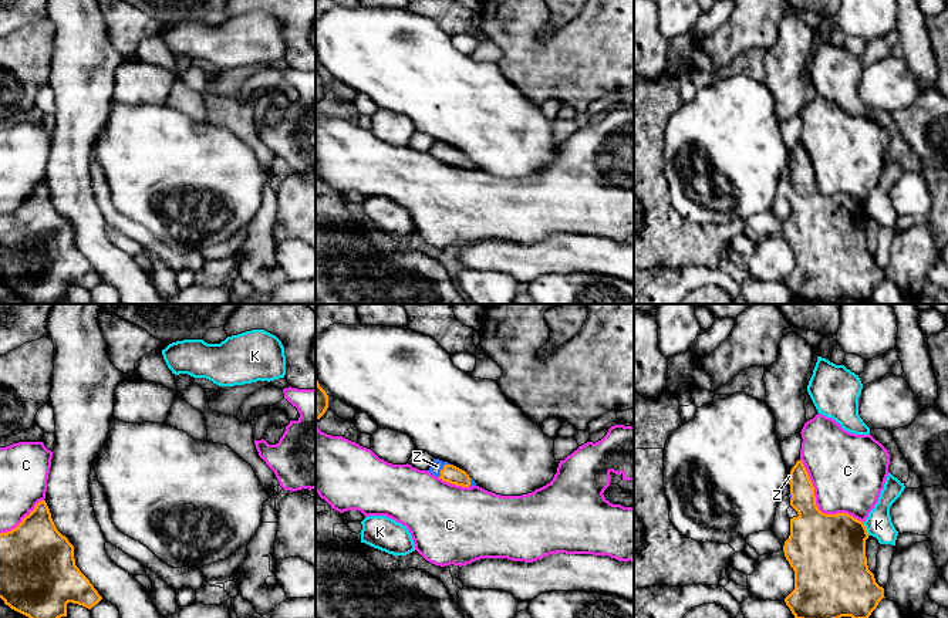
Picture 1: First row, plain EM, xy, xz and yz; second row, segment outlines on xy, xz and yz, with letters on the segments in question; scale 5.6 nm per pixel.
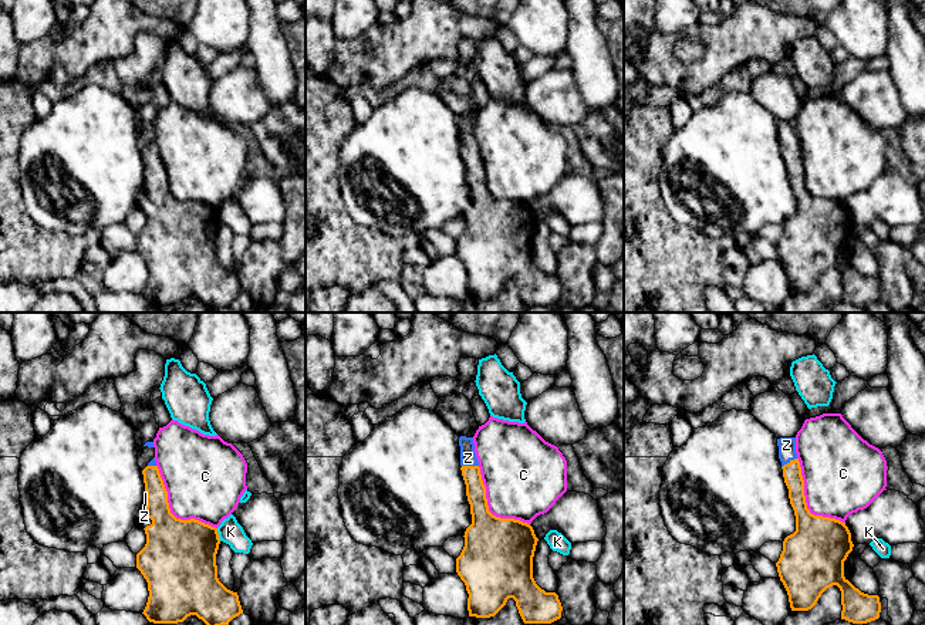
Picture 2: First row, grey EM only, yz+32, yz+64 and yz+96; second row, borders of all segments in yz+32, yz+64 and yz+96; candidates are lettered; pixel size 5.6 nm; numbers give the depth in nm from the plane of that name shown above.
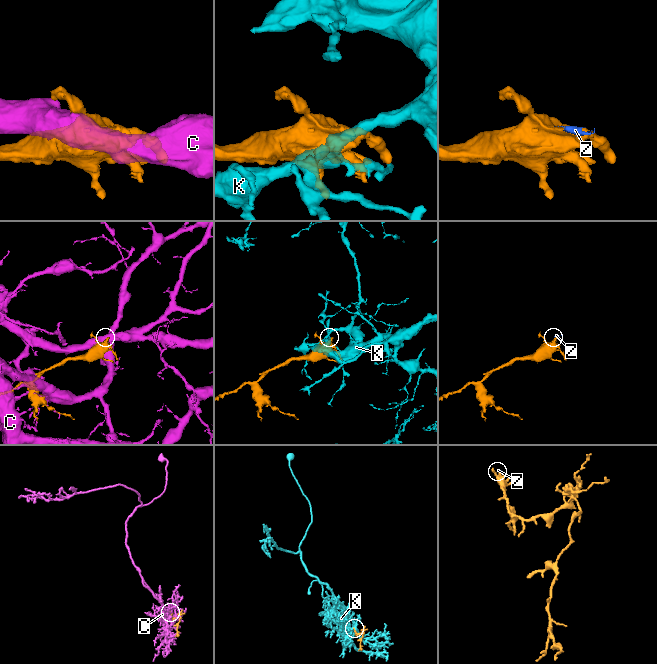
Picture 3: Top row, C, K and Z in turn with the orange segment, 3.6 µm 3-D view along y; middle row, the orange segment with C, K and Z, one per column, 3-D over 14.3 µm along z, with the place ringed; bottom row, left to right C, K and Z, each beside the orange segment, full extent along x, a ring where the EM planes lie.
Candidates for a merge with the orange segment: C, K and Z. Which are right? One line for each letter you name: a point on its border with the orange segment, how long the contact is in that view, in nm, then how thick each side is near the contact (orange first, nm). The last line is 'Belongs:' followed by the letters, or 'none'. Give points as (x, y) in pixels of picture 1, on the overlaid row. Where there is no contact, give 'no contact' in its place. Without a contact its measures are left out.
Z: contact xz (442, 469); length 100 nm; calibres 100 and 70 nm
Belongs: Z

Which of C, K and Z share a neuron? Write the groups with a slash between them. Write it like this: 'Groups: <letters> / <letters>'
Groups: C / K / Z

